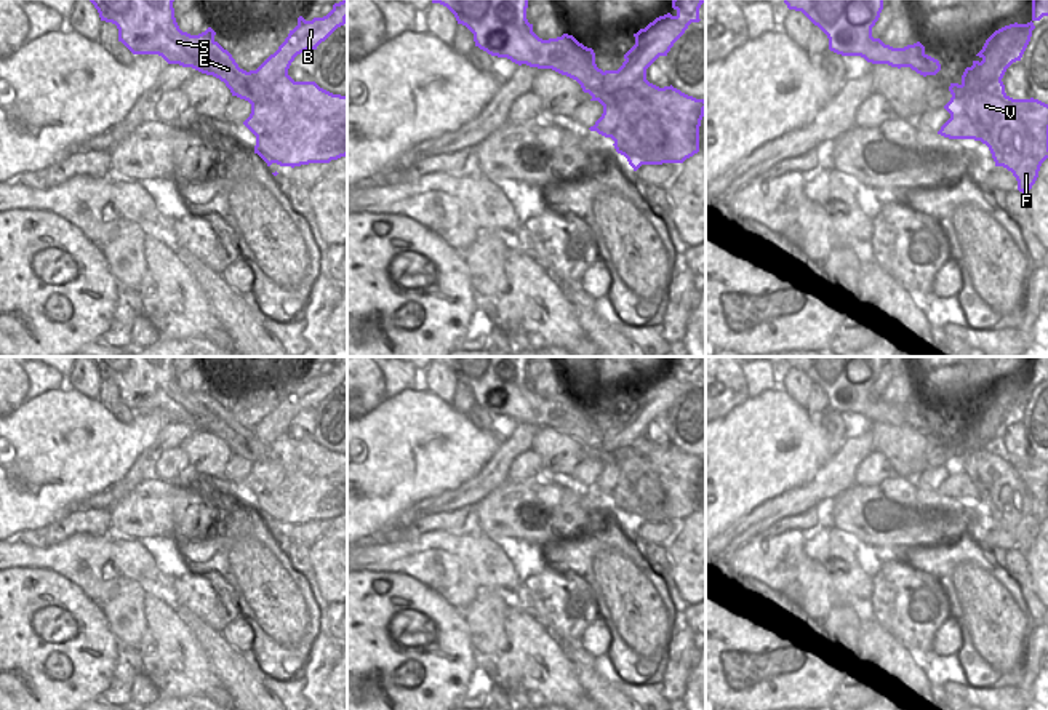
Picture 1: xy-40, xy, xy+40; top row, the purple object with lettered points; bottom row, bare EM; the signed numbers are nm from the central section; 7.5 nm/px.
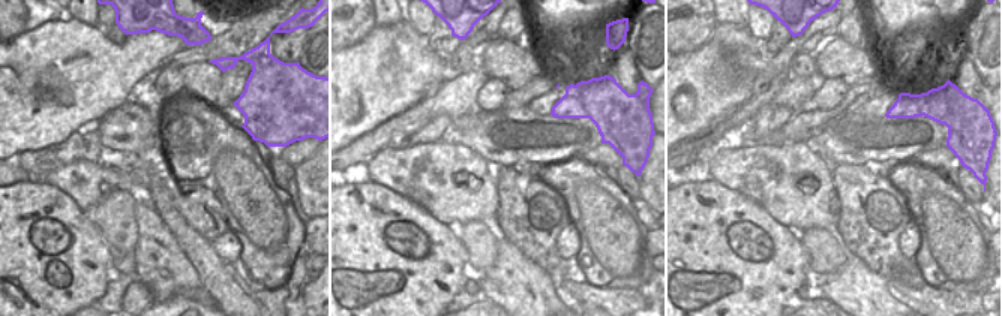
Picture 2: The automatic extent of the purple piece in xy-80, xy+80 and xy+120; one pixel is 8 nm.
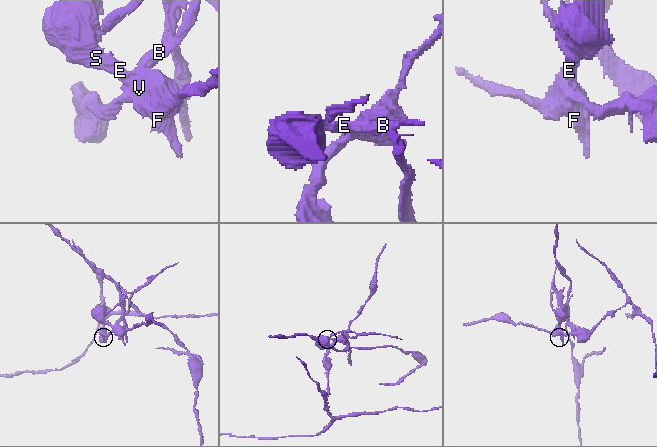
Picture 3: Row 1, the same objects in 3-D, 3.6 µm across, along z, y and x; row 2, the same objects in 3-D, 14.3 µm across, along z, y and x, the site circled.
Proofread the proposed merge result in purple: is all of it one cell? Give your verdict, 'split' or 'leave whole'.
split

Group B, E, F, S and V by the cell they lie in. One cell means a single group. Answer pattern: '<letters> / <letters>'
B / E F S V

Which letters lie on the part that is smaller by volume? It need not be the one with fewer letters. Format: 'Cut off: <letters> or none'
Cut off: E, F, S, V

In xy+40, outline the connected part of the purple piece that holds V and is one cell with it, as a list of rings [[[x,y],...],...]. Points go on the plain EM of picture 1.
[[[950,441],[950,459],[944,467],[954,472],[966,470],[982,493],[995,525],[1003,525],[1018,539],[1018,548],[1029,552],[1038,536],[1042,518],[1032,513],[1032,496],[1014,465],[994,453],[994,443],[978,451],[966,449],[958,441]]]

